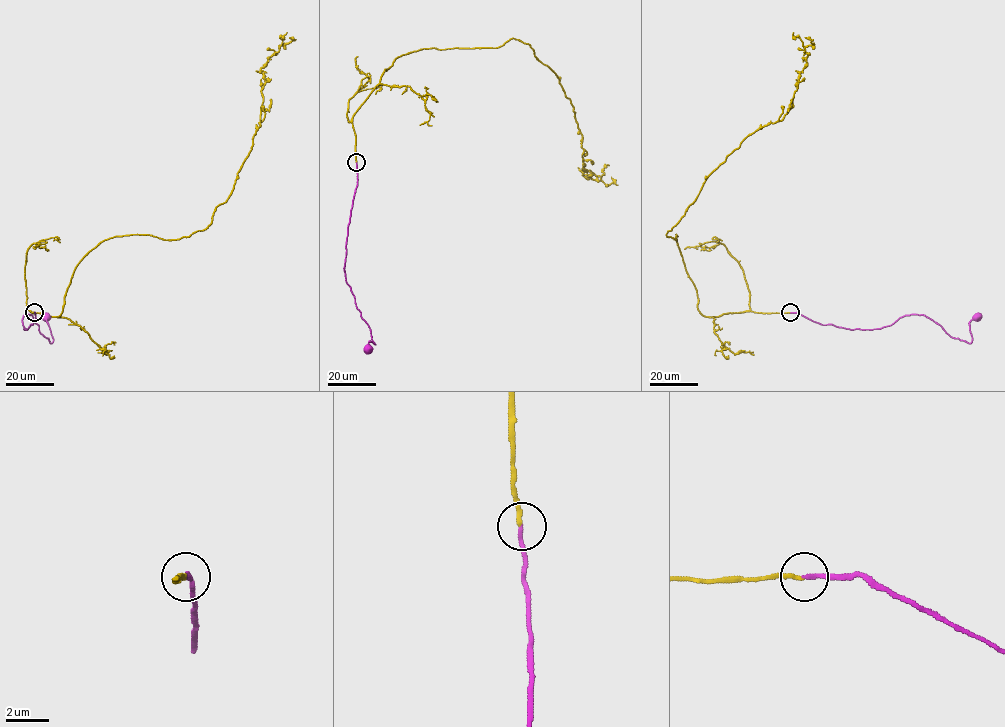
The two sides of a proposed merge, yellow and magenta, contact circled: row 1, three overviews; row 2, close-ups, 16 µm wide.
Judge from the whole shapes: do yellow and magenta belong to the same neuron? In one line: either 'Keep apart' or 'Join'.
Join

